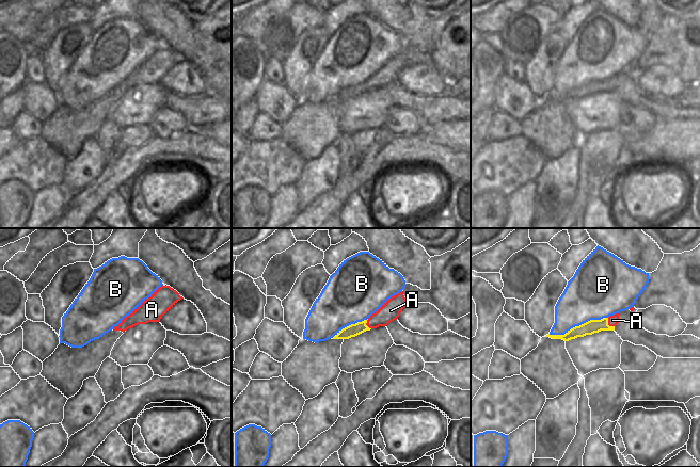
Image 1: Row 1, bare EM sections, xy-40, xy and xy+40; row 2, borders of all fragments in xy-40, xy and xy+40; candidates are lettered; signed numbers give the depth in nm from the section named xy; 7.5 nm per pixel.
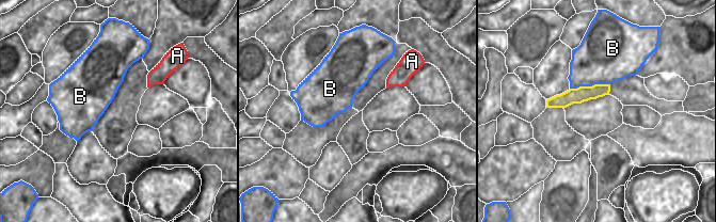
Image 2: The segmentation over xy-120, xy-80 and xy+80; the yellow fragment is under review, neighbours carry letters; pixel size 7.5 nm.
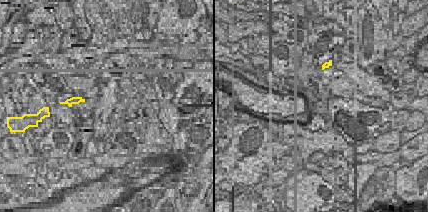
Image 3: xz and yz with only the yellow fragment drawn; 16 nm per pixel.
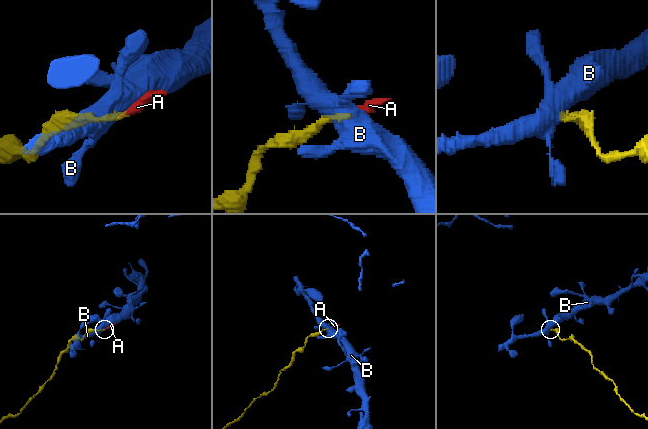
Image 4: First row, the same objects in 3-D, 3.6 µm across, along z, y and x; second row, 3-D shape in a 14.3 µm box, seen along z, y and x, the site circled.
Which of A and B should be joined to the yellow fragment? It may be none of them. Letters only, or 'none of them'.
A

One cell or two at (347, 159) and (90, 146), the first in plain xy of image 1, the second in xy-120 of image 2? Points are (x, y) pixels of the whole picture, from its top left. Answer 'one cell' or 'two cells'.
two cells

